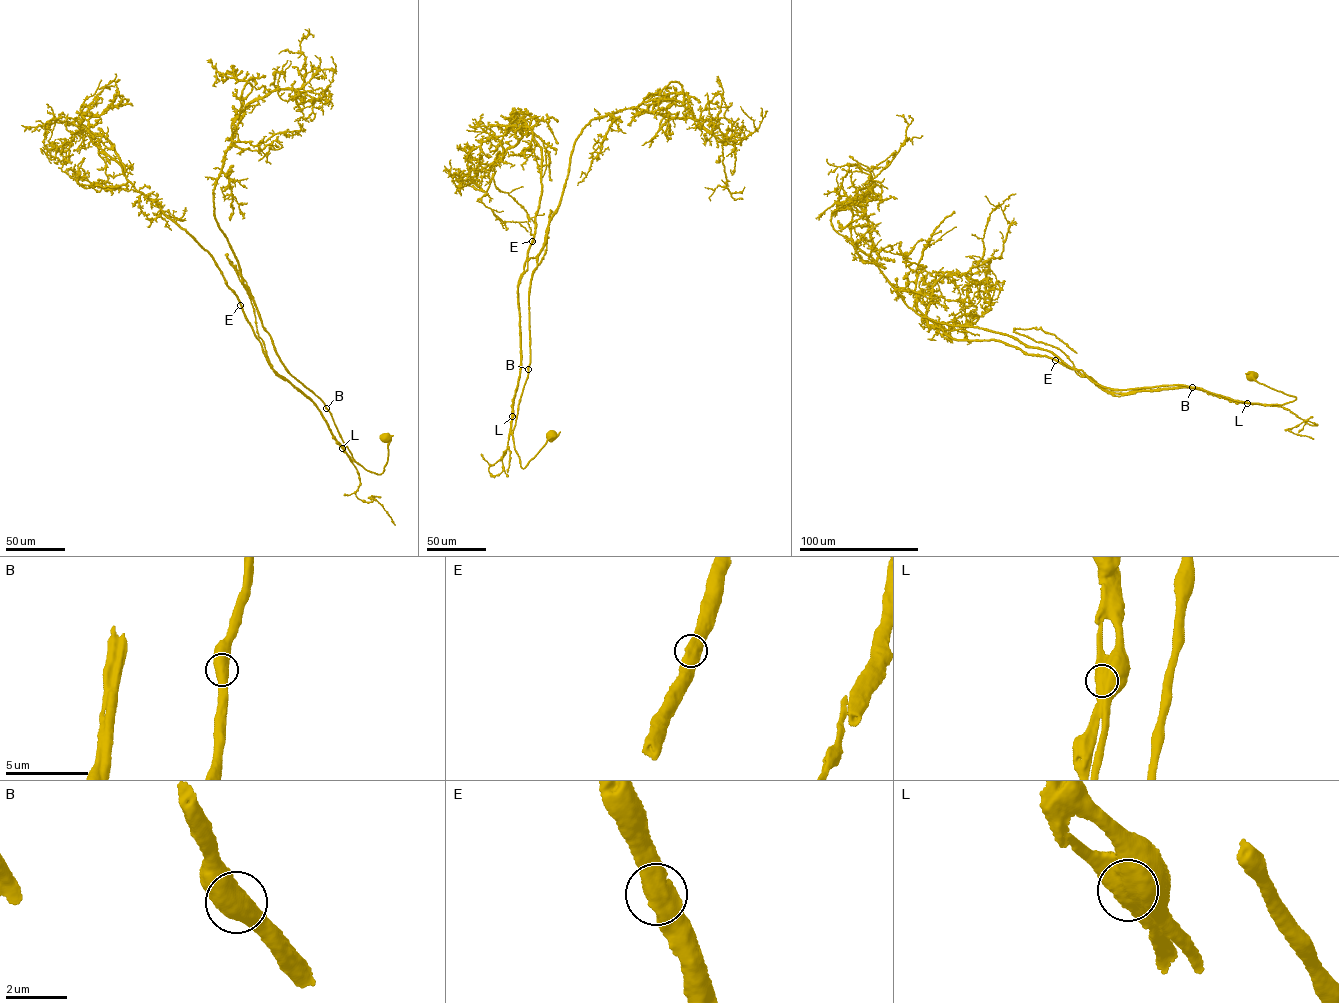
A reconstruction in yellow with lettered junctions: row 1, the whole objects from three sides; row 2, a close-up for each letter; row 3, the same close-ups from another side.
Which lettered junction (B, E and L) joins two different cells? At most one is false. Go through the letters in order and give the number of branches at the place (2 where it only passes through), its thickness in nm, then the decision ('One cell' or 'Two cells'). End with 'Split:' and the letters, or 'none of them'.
B: Branches: 2. Thickness 700 nm. One cell
E: Branches: 2. Thickness 650 nm. One cell
L: Branches: 1. Thickness 1300 nm. Two cells
Split: L

